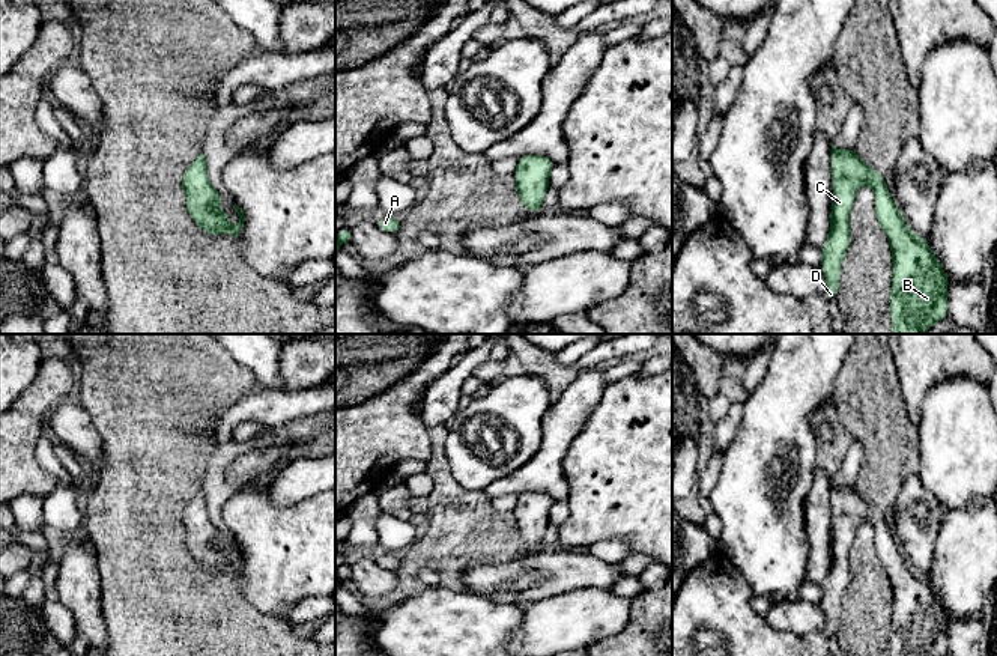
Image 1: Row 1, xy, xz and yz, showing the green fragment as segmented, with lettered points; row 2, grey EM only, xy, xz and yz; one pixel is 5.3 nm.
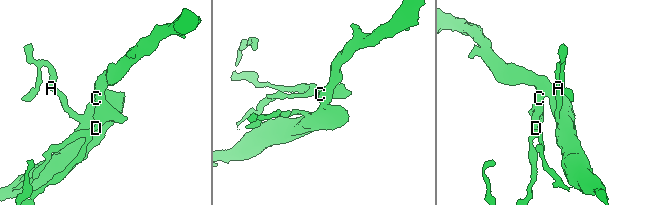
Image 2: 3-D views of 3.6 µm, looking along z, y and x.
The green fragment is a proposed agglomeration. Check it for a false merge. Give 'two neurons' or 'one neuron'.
one neuron

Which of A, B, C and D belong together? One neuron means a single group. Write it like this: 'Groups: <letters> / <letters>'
Groups: A B C D

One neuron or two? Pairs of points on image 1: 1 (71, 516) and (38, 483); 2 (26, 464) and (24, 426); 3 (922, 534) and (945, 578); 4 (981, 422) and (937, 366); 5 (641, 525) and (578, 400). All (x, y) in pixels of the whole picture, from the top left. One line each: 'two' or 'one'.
1: two
2: one
3: two
4: two
5: two

